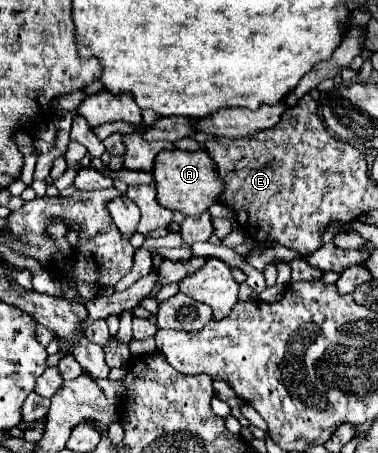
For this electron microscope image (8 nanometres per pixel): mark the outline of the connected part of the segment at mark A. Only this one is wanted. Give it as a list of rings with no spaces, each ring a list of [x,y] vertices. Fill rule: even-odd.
[[[160,151],[154,161],[154,181],[156,181],[156,197],[158,203],[172,211],[182,211],[184,215],[200,215],[210,205],[218,203],[220,193],[224,191],[224,183],[218,177],[216,163],[208,157],[206,151]]]

